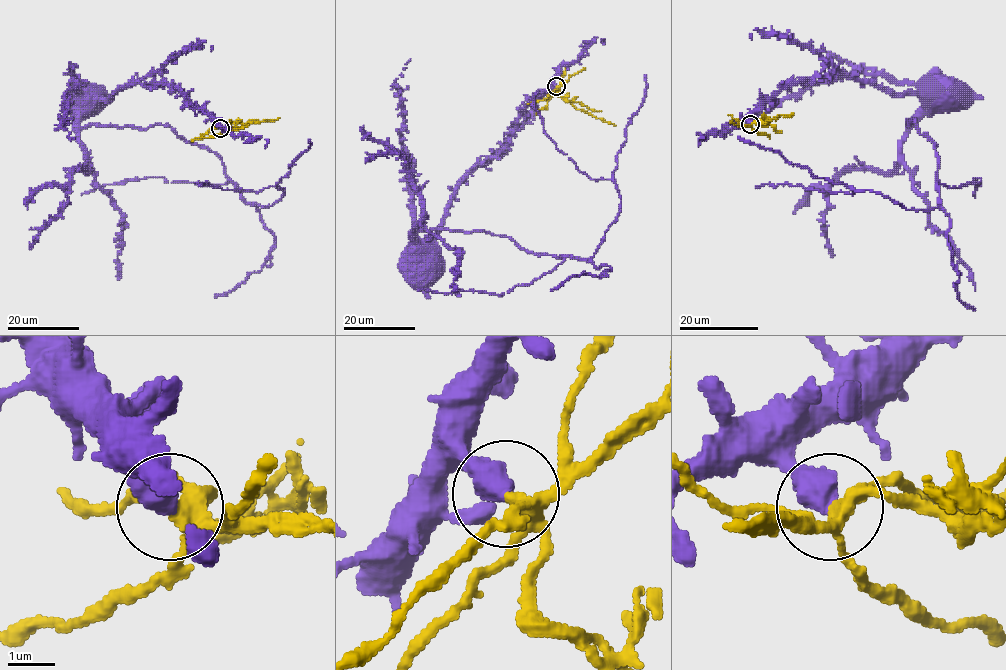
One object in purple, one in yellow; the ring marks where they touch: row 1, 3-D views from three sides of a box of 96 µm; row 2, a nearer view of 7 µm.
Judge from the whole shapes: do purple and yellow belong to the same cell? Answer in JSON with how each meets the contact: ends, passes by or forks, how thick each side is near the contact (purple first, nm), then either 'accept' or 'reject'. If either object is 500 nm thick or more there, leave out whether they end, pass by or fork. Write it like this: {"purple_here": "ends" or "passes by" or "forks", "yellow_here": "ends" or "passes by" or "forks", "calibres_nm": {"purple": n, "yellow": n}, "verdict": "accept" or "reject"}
{"calibres_nm": {"purple": 600, "yellow": 240}, "verdict": "reject"}

